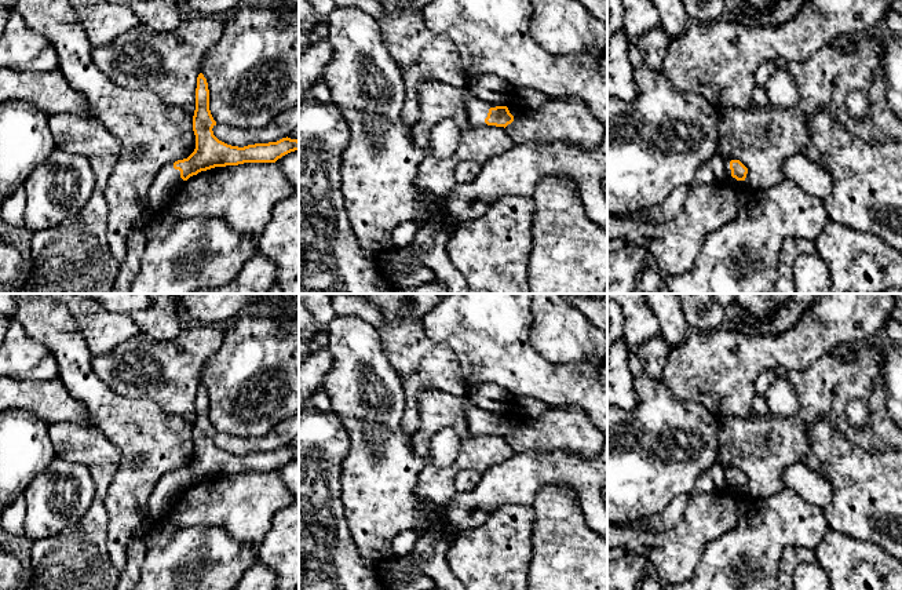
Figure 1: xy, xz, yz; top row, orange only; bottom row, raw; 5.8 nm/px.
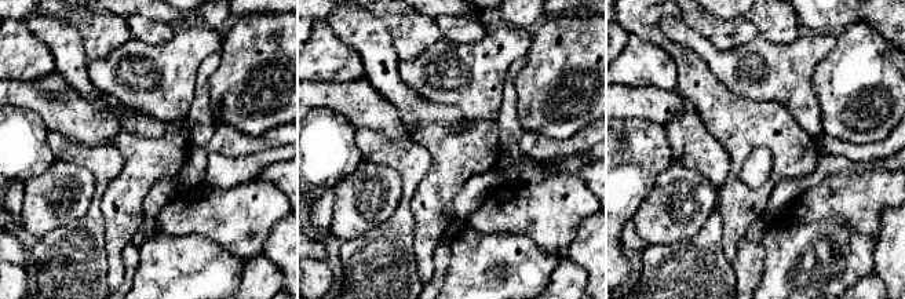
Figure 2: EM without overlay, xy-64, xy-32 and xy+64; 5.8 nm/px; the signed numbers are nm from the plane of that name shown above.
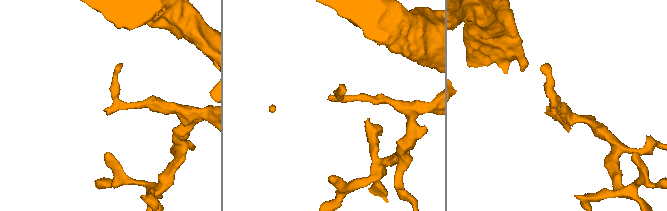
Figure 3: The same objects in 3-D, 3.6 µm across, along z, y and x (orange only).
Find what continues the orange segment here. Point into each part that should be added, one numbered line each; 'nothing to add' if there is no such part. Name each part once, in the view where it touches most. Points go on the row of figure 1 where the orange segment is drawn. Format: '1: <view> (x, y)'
1: yz (740, 185)

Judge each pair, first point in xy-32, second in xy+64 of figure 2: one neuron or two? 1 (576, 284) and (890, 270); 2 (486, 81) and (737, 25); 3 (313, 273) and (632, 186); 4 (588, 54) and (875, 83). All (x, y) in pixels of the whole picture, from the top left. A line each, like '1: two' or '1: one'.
1: two
2: two
3: one
4: one

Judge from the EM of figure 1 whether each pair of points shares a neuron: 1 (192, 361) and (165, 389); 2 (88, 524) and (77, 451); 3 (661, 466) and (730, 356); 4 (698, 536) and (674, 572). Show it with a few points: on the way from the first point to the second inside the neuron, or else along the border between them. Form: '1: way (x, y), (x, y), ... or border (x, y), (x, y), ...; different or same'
1: way (185, 368), (171, 382); same
2: way (98, 505), (101, 472), (97, 468); same
3: border (704, 407), (719, 418); different
4: way (690, 545), (674, 564); same

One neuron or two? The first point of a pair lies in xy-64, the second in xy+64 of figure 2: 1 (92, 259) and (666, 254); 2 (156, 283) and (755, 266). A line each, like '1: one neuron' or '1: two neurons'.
1: one neuron
2: two neurons

